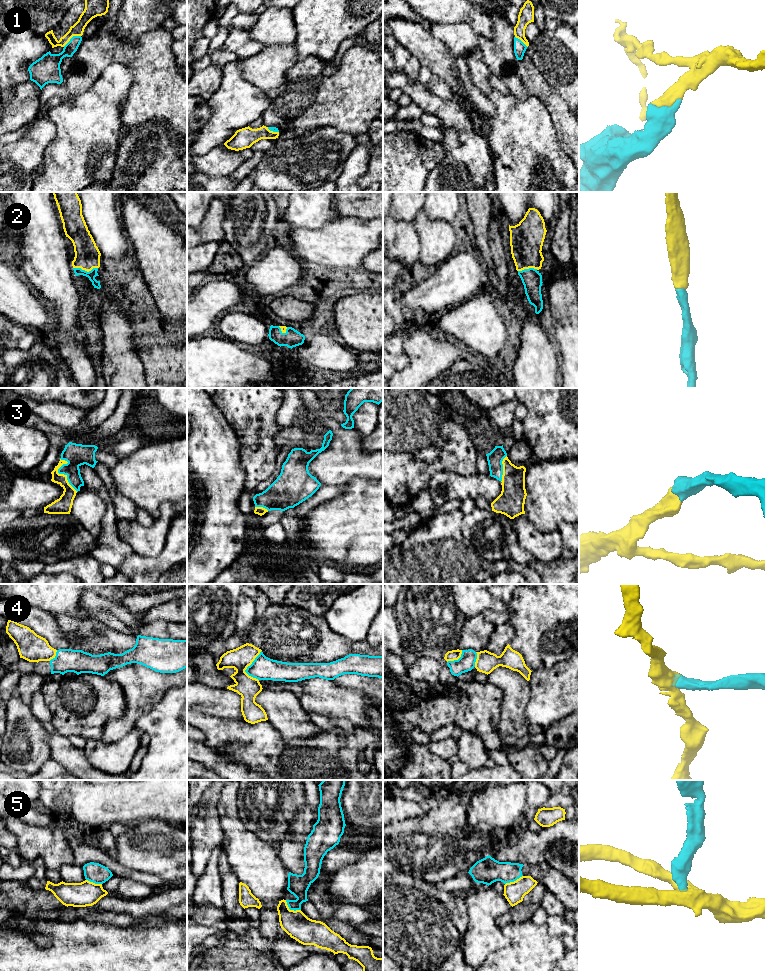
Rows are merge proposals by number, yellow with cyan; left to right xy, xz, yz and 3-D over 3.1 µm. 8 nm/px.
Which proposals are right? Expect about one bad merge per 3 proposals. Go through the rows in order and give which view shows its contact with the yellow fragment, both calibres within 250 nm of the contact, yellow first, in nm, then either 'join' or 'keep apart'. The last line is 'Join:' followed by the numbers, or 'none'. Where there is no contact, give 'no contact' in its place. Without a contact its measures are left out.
1: meets yellow in xy; 100 nm thick on the yellow side, 130 nm on the other; join
2: meets yellow in xy; 200 nm thick on the yellow side, 70 nm on the other; join
3: meets yellow in xy; 140 nm thick on the yellow side, 180 nm on the other; join
4: meets yellow in xz; 180 nm thick on the yellow side, 190 nm on the other; keep apart
5: meets yellow in xz; 220 nm thick on the yellow side, 170 nm on the other; keep apart
Join: 1, 2, 3

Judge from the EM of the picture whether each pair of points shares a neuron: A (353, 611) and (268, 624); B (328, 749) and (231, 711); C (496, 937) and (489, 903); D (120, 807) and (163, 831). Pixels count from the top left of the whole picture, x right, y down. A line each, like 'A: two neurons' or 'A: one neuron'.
A: two neurons
B: two neurons
C: one neuron
D: two neurons

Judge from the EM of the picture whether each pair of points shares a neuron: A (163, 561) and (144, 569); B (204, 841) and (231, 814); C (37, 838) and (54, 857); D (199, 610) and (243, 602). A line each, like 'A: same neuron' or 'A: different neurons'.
A: same neuron
B: different neurons
C: same neuron
D: different neurons

